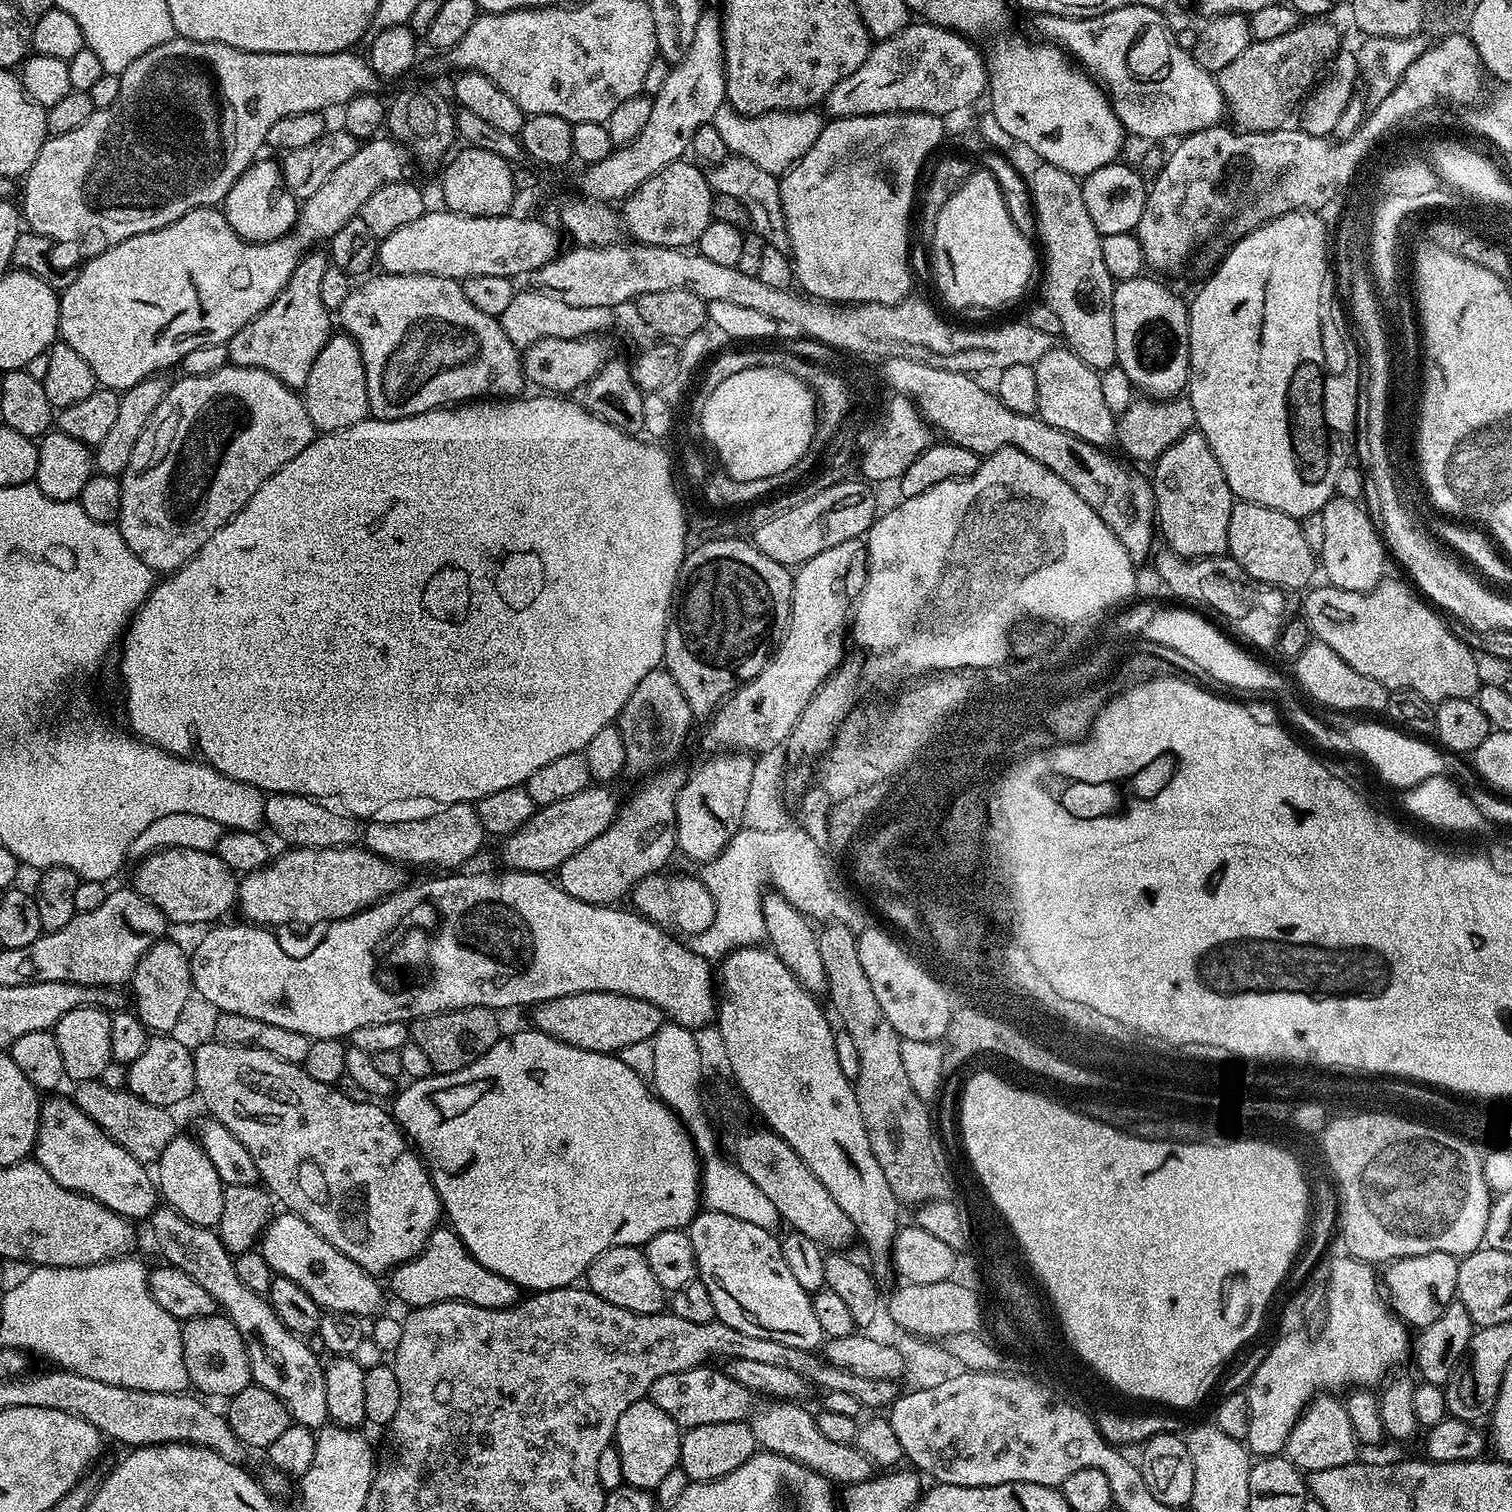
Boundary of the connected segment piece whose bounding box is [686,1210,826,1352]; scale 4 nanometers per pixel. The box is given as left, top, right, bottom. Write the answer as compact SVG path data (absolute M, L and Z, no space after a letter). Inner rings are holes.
M700 1210L686 1231L694 1246L698 1278L710 1290L717 1320L742 1330L742 1334L774 1338L782 1346L794 1346L803 1352L819 1349L825 1343L822 1326L814 1318L812 1297L790 1274L781 1241L772 1237L769 1229L730 1218L730 1214Z

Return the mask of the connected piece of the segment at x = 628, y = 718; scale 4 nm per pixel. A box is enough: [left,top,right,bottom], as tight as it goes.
[618,667,694,772]

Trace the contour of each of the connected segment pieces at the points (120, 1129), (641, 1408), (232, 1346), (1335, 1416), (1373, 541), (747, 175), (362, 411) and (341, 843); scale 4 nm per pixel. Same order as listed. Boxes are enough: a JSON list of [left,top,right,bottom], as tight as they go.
[[70,1079,178,1166],[614,1398,680,1490],[180,1314,252,1398],[1284,1394,1358,1473],[1318,495,1386,592],[706,154,790,252],[302,334,369,434],[264,792,362,848]]

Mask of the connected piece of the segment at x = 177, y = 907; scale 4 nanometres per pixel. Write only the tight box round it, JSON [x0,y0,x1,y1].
[130,848,238,925]

